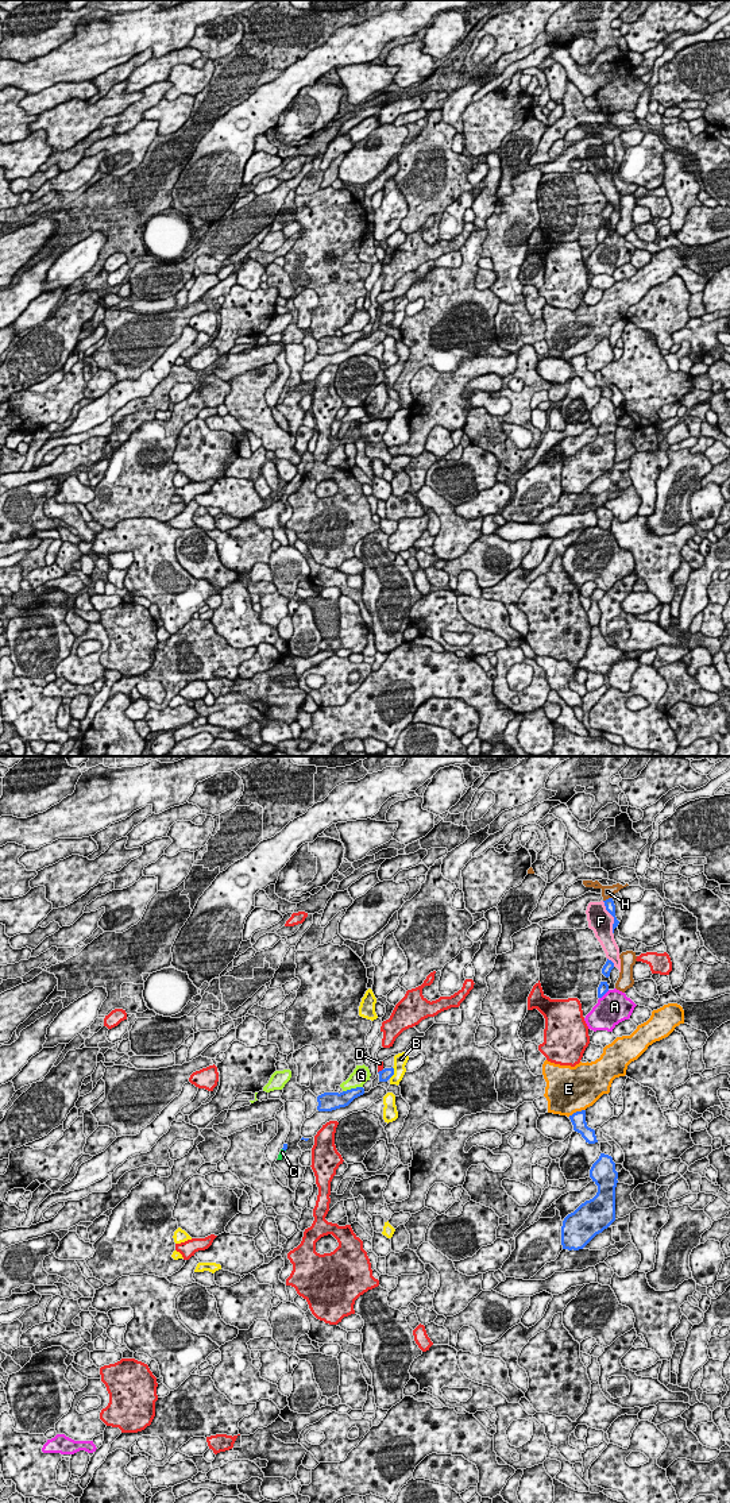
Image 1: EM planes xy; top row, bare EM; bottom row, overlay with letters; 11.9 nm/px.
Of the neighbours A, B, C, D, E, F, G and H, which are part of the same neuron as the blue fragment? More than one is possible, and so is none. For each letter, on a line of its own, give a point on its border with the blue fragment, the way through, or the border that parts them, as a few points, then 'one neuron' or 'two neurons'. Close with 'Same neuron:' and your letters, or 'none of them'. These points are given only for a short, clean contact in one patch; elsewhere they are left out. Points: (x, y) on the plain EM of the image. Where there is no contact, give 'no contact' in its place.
A: xy (603, 238) | two neurons
B: xy (393, 316) | two neurons
C: xy (284, 393) | across xy (285, 389), (284, 393), (282, 396) | one neuron
D: xy (379, 315) | two neurons
E: xy (576, 355) | two neurons
F: xy (613, 160) | two neurons
G: xy (352, 332) | two neurons
H: xy (609, 142) | along xy (611, 141), (603, 145) | two neurons
Same neuron: C

